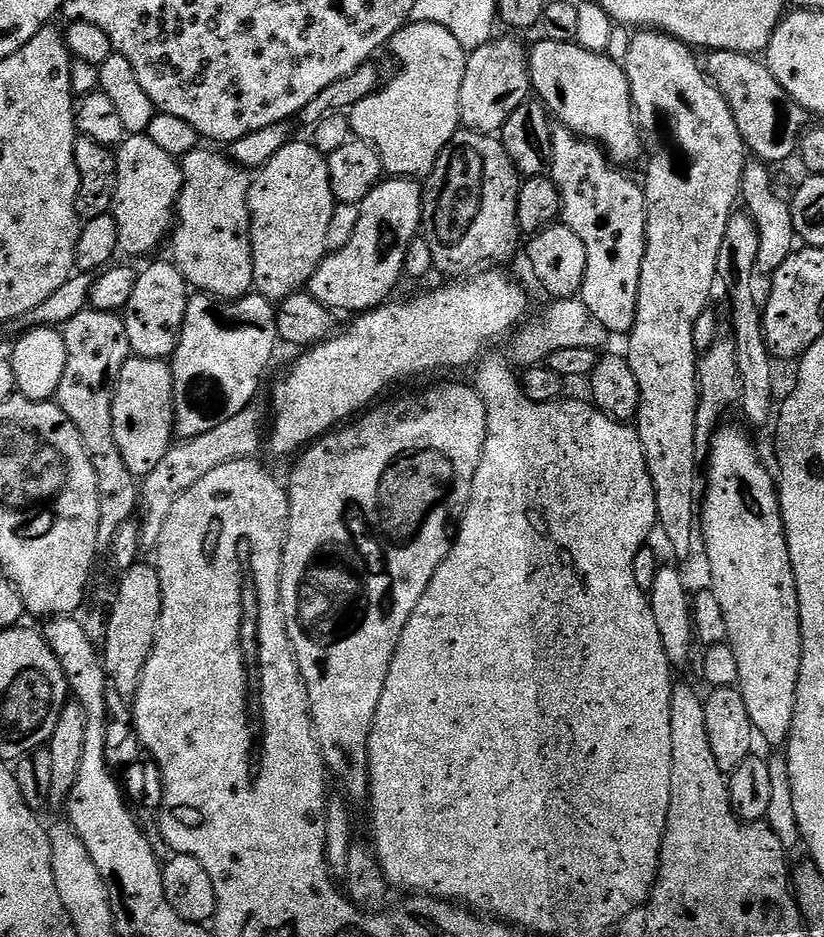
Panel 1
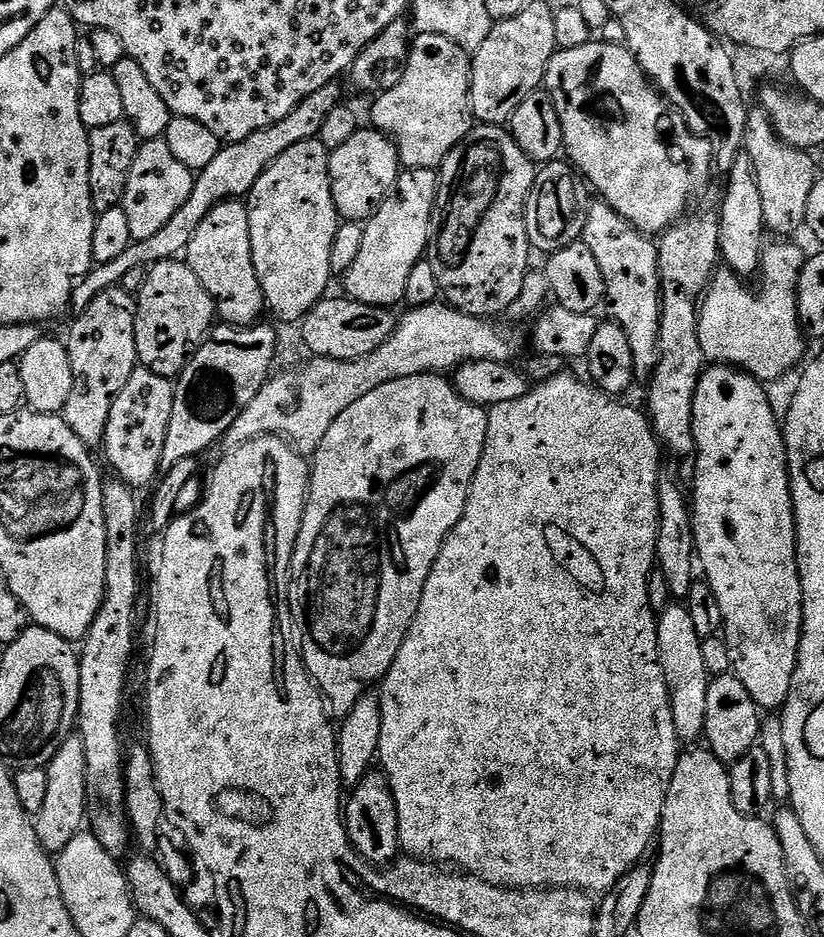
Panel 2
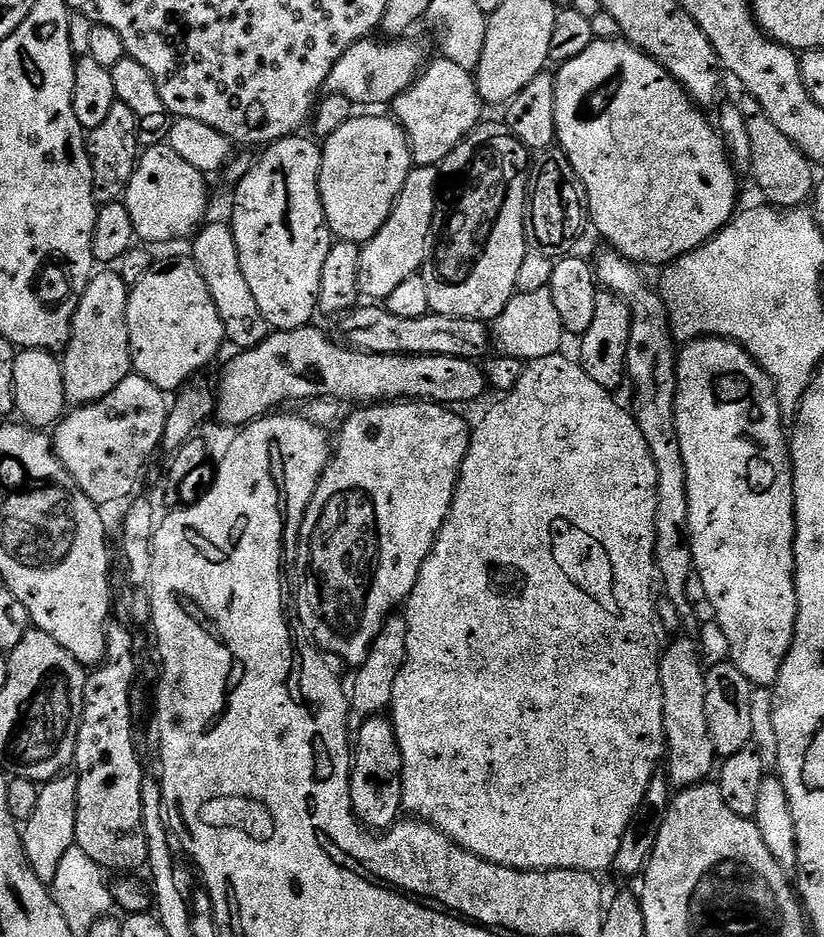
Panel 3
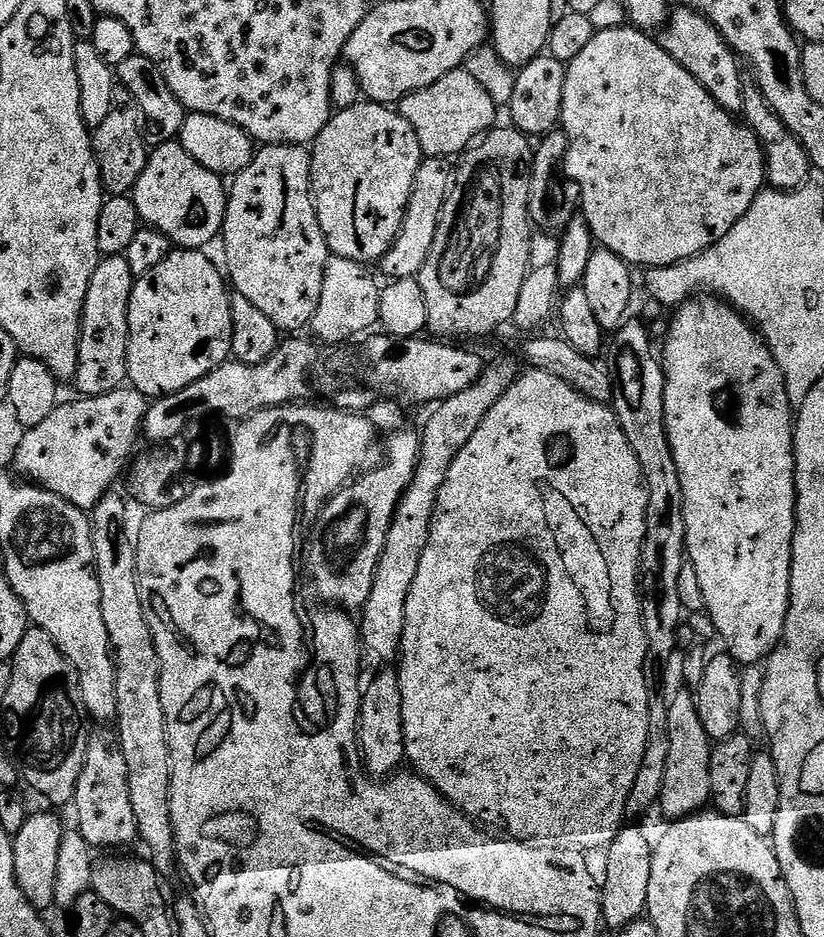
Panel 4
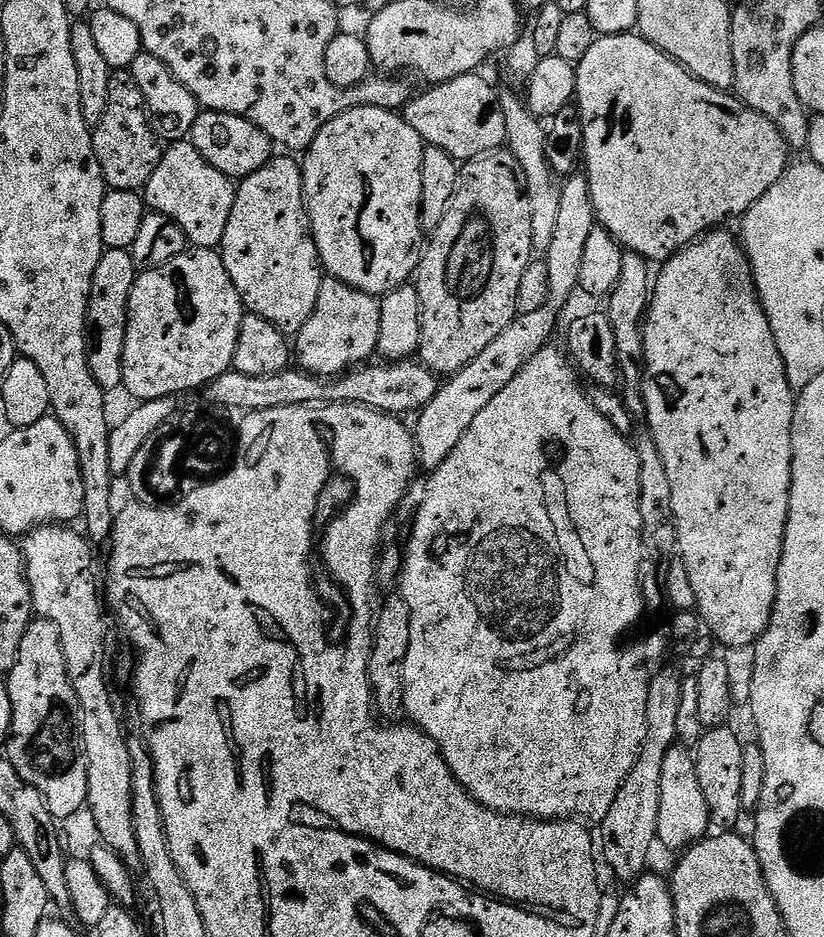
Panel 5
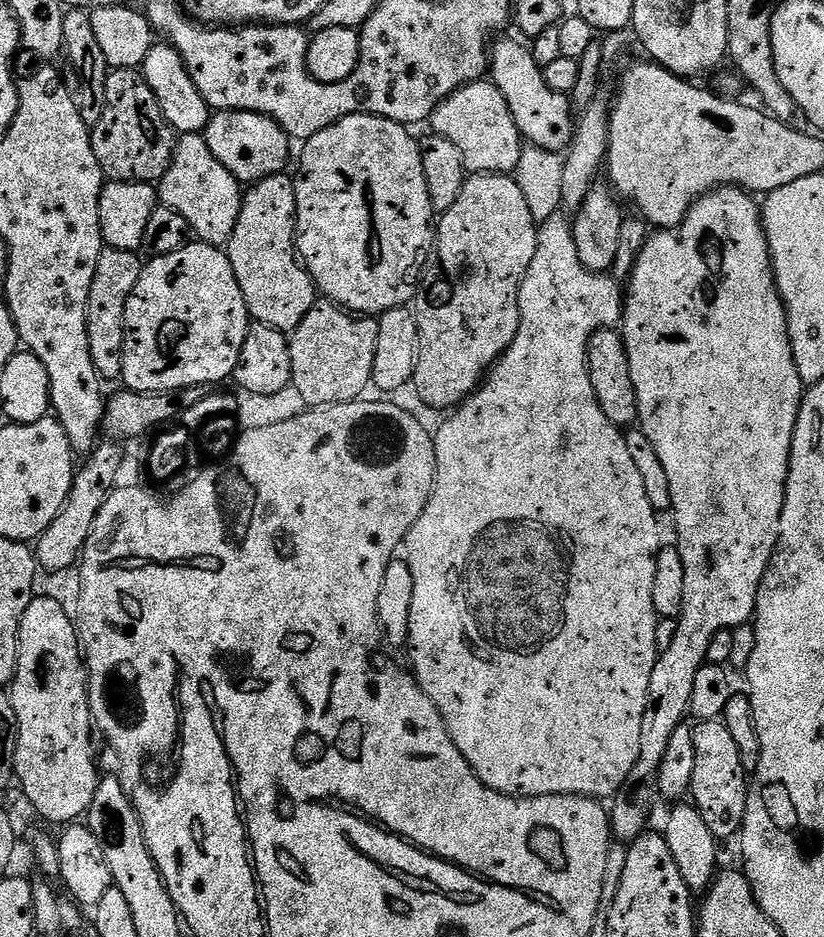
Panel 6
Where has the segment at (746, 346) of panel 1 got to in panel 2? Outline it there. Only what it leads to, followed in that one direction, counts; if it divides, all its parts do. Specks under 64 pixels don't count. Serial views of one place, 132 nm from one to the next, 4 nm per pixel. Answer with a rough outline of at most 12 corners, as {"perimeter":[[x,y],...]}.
{"perimeter":[[741,154],[718,211],[719,259],[757,273],[766,244],[762,196]]}

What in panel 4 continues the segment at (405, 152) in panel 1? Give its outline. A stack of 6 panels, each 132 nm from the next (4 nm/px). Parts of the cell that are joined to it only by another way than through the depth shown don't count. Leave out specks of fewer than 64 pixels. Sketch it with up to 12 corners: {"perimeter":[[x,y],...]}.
{"perimeter":[[457,70],[398,111],[425,157],[453,158],[497,123],[498,105]]}

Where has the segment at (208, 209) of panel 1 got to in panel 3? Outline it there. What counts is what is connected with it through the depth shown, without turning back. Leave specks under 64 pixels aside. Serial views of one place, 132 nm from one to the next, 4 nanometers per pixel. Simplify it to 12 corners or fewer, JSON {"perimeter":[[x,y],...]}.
{"perimeter":[[227,223],[191,241],[224,338],[236,350],[270,335]]}

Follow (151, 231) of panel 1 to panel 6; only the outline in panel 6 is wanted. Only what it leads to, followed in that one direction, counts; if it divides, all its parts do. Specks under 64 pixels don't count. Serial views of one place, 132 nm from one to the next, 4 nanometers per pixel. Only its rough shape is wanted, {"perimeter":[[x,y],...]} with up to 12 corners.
{"perimeter":[[185,132],[158,200],[197,241],[224,246],[244,192],[206,138]]}

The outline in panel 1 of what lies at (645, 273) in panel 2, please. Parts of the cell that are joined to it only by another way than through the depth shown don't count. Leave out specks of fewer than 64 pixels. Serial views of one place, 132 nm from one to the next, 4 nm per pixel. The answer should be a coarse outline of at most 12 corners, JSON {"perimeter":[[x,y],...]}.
{"perimeter":[[552,130],[559,219],[586,246],[580,292],[632,331],[644,189],[599,144]]}

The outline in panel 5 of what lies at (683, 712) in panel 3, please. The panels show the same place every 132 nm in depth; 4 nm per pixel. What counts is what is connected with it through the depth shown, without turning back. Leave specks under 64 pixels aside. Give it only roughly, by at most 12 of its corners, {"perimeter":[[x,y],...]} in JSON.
{"perimeter":[[684,746],[662,762],[657,841],[687,850],[709,835],[706,794]]}

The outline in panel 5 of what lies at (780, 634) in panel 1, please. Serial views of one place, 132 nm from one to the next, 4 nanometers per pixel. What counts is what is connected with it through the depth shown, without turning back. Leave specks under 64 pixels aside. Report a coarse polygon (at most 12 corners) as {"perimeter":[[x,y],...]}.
{"perimeter":[[728,230],[663,261],[644,412],[695,611],[770,626],[797,393]]}

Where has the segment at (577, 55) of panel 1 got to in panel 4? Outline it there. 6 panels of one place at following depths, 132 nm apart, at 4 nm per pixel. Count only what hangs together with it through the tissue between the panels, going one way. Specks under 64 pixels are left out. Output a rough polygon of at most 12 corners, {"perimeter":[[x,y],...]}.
{"perimeter":[[647,31],[571,60],[563,175],[640,270],[726,238],[764,151]]}

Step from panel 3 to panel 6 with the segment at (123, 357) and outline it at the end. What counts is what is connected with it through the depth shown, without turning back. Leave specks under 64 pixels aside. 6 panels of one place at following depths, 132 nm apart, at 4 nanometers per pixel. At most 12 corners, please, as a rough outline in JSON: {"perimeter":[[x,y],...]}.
{"perimeter":[[105,246],[86,334],[101,381],[119,381],[126,302],[145,261]]}

